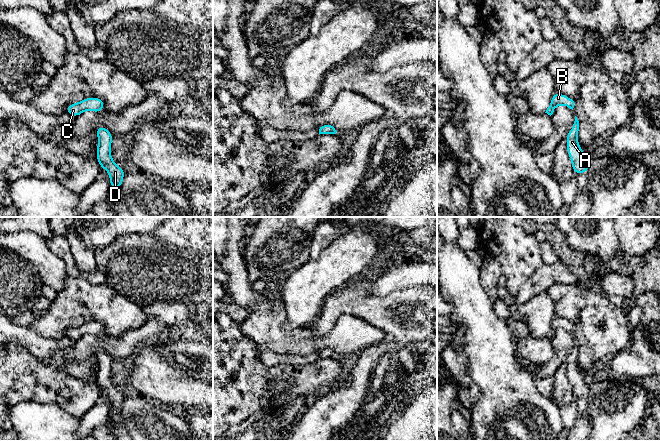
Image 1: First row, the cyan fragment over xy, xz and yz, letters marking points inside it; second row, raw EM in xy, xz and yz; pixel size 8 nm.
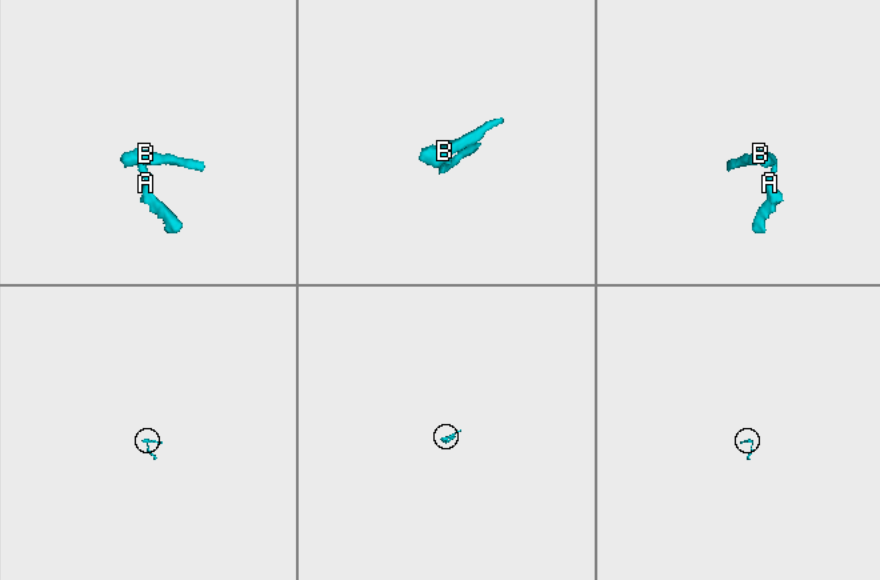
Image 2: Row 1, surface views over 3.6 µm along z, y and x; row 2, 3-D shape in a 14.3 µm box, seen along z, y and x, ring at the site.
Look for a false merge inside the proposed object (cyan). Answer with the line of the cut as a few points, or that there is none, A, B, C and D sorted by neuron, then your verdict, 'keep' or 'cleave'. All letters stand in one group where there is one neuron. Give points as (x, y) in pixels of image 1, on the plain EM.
no cut; A B C D; keep

